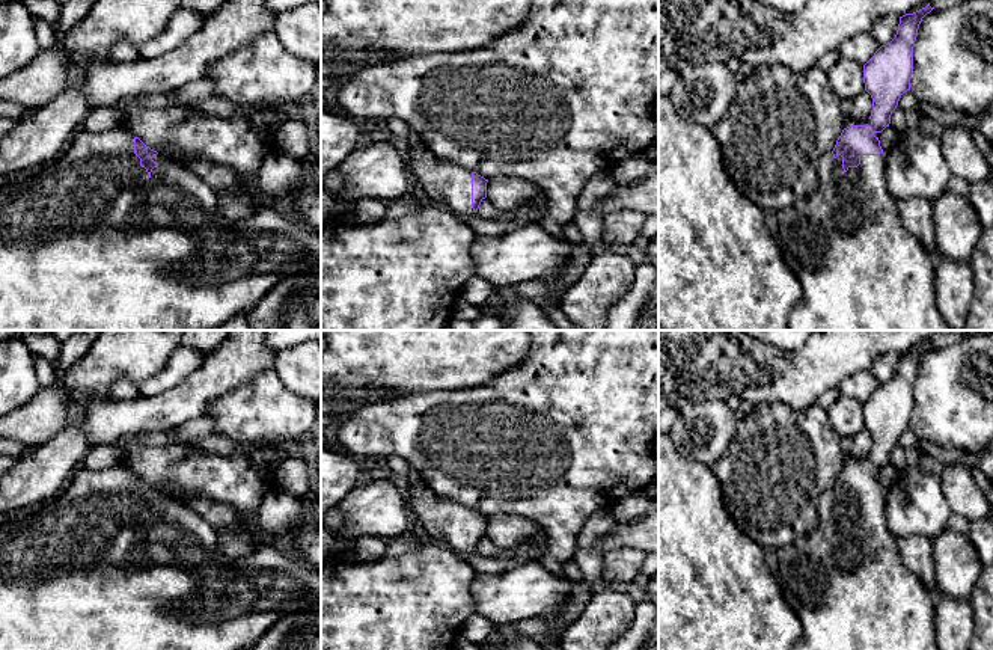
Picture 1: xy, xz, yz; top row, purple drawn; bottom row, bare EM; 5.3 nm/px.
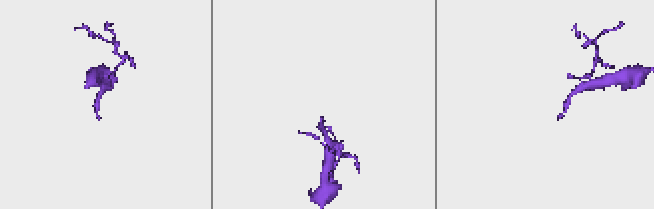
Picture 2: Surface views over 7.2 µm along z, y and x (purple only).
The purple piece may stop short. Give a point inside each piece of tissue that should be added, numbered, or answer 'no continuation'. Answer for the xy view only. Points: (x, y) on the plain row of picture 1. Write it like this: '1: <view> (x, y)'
1: xy (88, 570)

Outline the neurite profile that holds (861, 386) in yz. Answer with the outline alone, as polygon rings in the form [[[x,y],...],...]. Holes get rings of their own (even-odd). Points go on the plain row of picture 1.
[[[860,371],[848,376],[838,385],[842,395],[854,398],[862,404],[874,394],[878,386],[880,383],[871,371]]]

